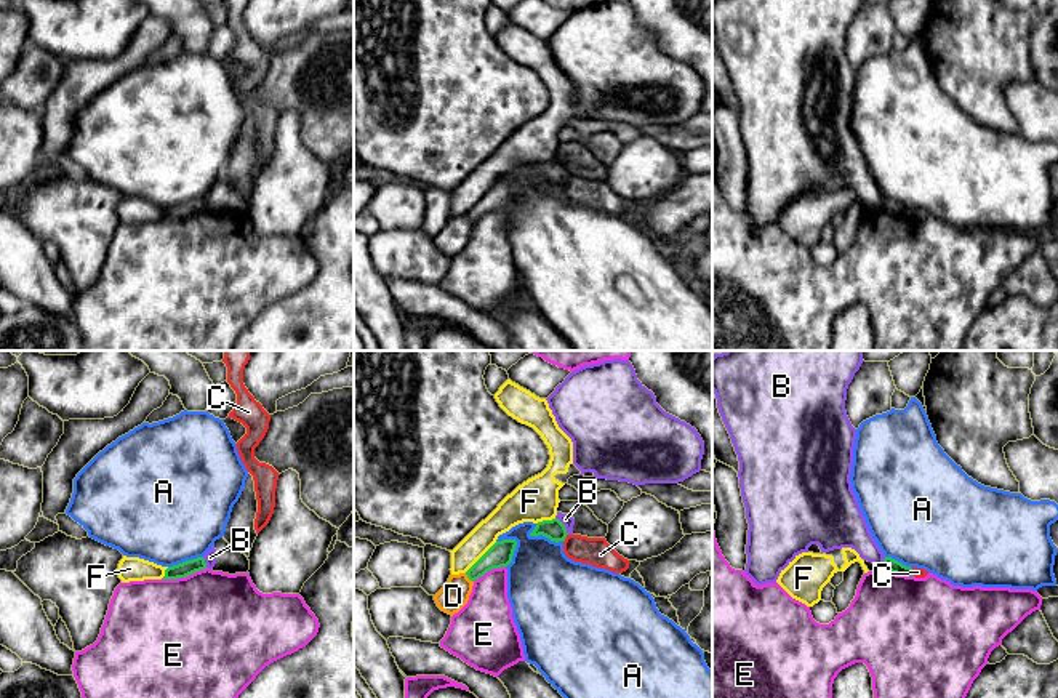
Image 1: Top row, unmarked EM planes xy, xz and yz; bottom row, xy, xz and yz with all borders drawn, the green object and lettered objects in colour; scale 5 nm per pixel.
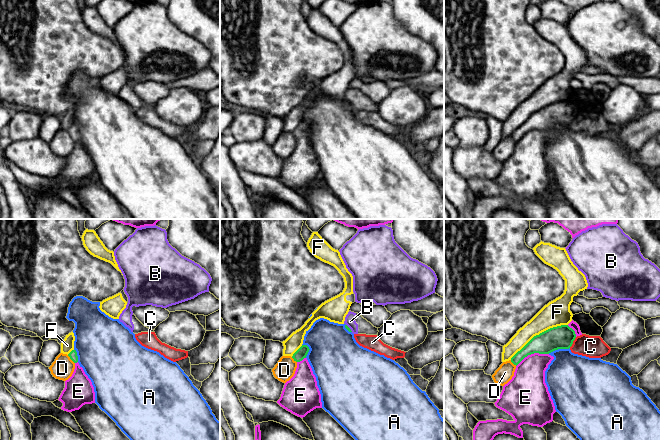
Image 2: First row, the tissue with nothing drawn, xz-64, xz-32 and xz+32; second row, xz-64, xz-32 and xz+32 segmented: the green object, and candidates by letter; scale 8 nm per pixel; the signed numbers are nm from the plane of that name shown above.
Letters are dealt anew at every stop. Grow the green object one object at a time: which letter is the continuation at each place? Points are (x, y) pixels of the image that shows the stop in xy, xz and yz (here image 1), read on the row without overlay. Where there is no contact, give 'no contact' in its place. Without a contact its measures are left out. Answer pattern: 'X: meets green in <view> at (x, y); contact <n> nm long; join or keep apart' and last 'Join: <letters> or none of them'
A: meets green in xz at (512, 194); contact 160 nm long; keep apart
B: meets green in xz at (564, 167); contact 110 nm long; keep apart
C: meets green in xz at (565, 178); contact 50 nm long; keep apart
D: meets green in xz at (469, 220); contact 60 nm long; keep apart
E: meets green in xy at (183, 218); contact 240 nm long; keep apart
F: meets green in xz at (482, 197); contact 220 nm long; keep apart
Join: none of them

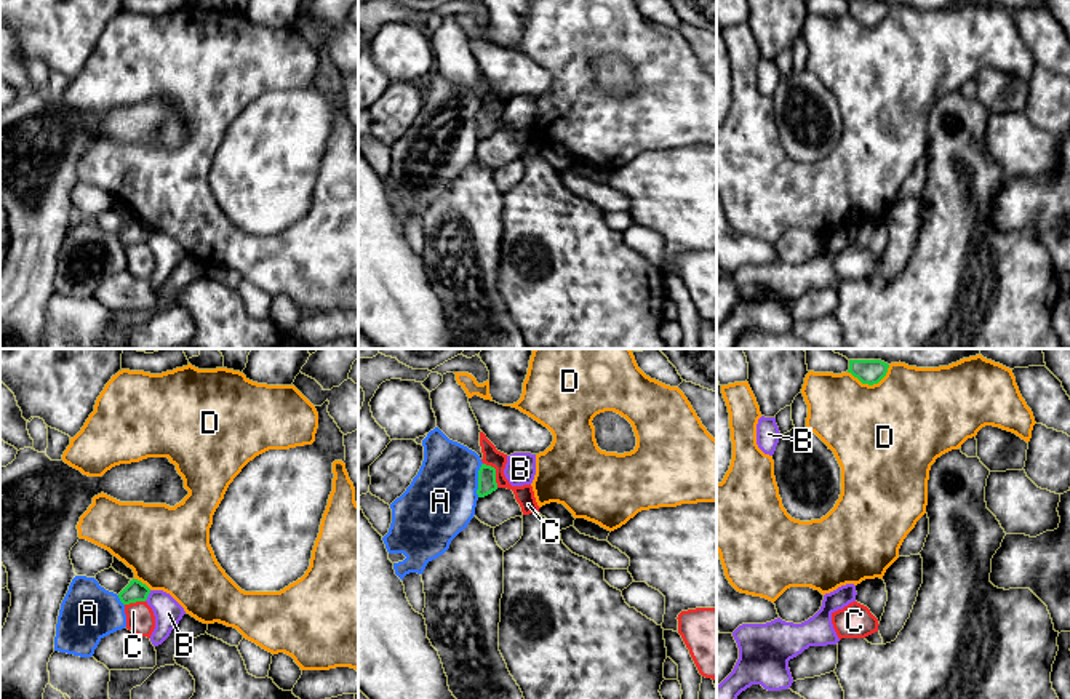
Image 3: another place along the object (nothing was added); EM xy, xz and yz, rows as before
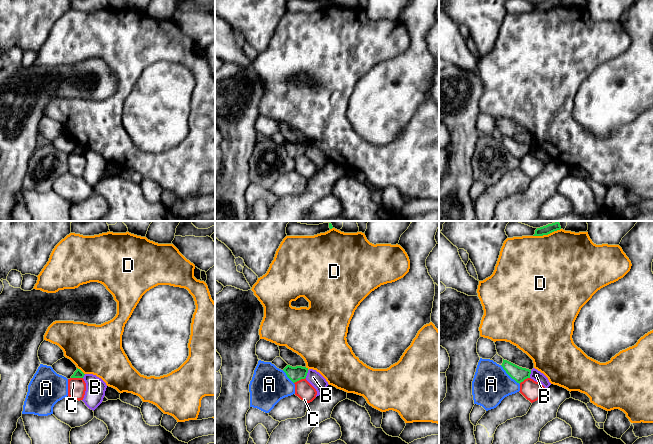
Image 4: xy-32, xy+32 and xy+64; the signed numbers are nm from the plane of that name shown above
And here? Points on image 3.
A: meets green in xz at (479, 122); contact 180 nm long; keep apart
B: meets green in xy at (147, 237); contact 70 nm long; keep apart
C: meets green in xz at (495, 114); contact 150 nm long; keep apart
D: meets green in yz at (870, 26); contact 220 nm long; keep apart
Join: none of them

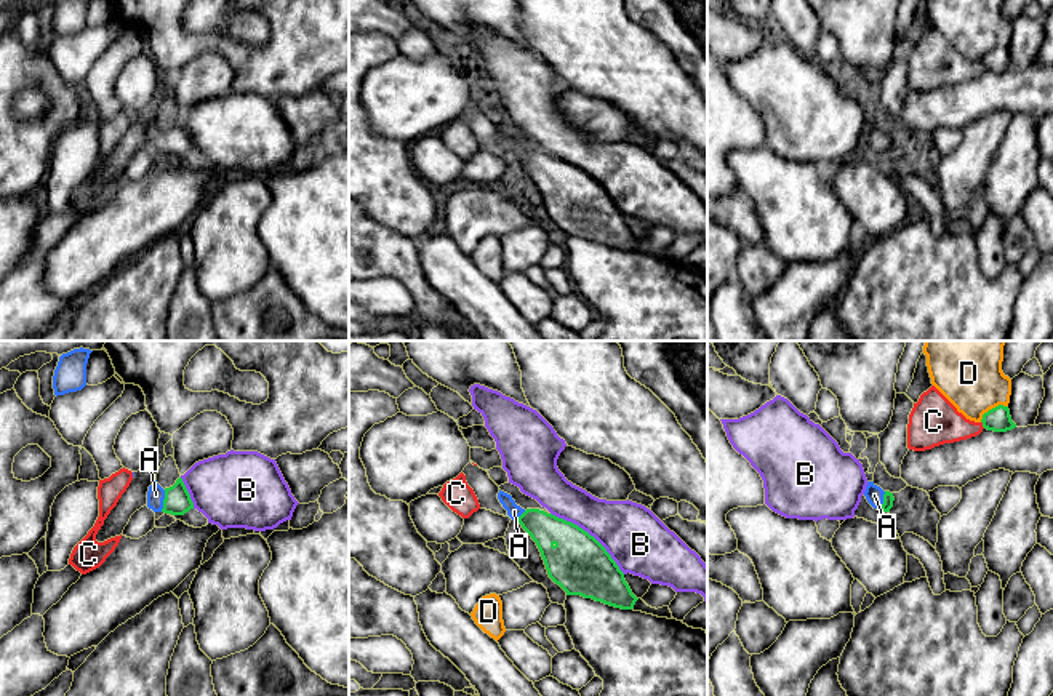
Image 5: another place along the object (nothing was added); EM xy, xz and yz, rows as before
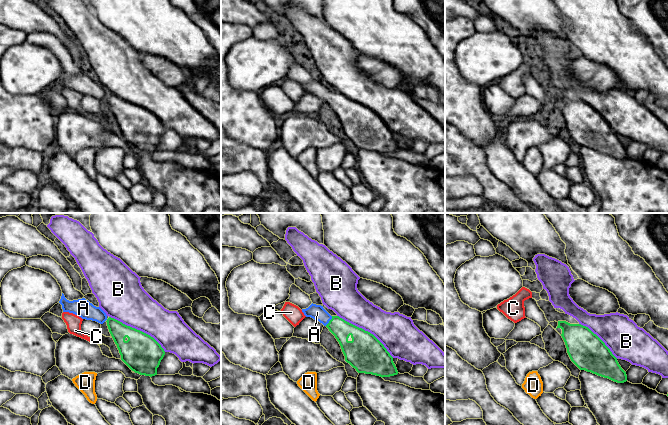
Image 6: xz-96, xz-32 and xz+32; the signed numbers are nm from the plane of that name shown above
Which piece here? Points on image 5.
A: meets green in xy at (164, 143); contact 110 nm long; join
B: meets green in xz at (589, 176); contact 480 nm long; keep apart
C: meets green in yz at (983, 66); contact 40 nm long; keep apart
D: meets green in yz at (992, 50); contact 170 nm long; keep apart
Join: A

